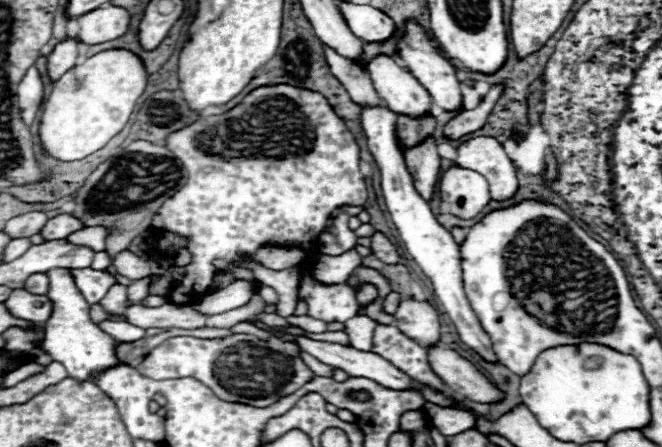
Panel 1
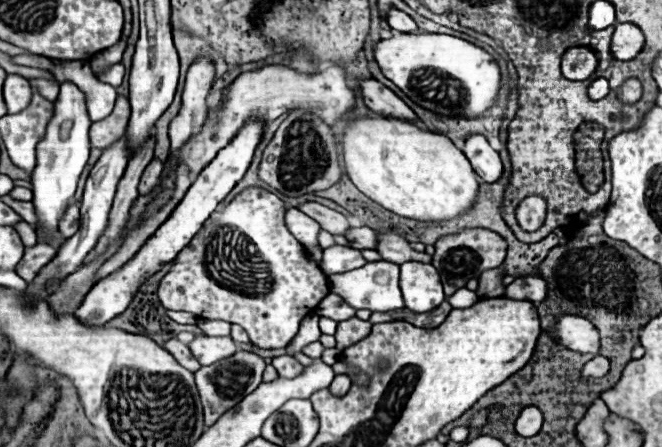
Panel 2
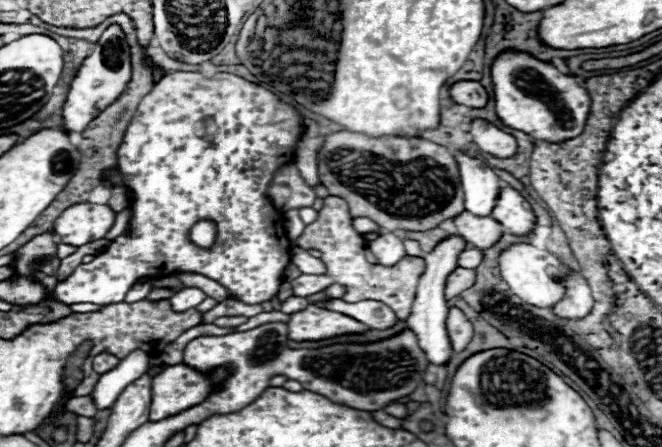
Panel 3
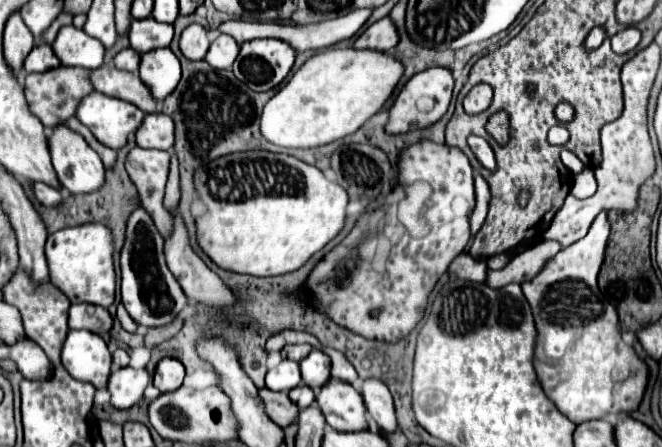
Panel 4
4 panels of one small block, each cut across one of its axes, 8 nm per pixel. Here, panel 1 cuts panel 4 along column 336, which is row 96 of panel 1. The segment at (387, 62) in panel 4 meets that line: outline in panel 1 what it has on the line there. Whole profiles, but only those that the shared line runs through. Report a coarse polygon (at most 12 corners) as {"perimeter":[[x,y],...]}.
{"perimeter":[[128,50],[68,70],[42,106],[42,152],[74,162],[126,126],[148,74]]}

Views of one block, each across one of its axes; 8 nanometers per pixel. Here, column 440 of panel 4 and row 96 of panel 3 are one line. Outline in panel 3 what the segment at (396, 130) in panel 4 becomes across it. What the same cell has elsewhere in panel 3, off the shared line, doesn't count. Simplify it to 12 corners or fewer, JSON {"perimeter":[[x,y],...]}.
{"perimeter":[[118,26],[96,42],[64,102],[68,134],[84,132],[130,80]]}

